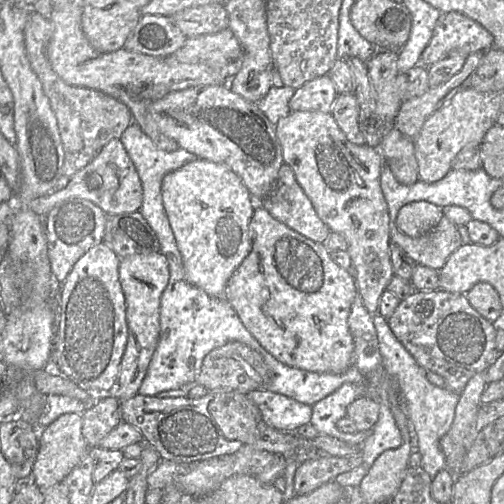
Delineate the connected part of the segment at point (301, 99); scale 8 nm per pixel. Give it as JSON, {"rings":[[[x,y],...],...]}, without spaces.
{"rings":[[[328,74],[306,82],[296,89],[289,101],[292,111],[320,111],[330,113],[338,96],[335,85]]]}

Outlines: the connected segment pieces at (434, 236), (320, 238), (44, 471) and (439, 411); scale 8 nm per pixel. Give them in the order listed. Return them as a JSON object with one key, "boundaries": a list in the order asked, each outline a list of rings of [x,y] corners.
{"boundaries":[[[[446,216],[424,235],[412,238],[390,224],[391,242],[399,246],[415,264],[441,270],[449,256],[461,245],[462,239],[458,227]]],[[[282,164],[275,187],[264,199],[259,201],[258,205],[266,209],[274,219],[316,243],[322,244],[331,232],[318,217],[311,201],[298,184],[294,172],[288,164]]],[[[66,413],[58,417],[45,429],[39,430],[39,449],[32,474],[35,484],[43,492],[59,484],[85,457],[88,446],[82,435],[82,414]]],[[[374,314],[373,322],[377,332],[381,364],[386,374],[398,383],[398,389],[404,400],[405,415],[416,432],[416,451],[421,454],[421,468],[433,479],[438,472],[446,468],[445,456],[439,443],[452,425],[460,394],[440,388],[427,379],[427,370],[416,362],[395,337],[387,319]]]]}

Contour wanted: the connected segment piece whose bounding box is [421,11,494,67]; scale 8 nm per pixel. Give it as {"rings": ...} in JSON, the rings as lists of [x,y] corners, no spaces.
{"rings":[[[456,11],[442,13],[422,53],[421,64],[429,67],[450,53],[485,52],[494,47],[493,41],[486,28],[465,14]]]}

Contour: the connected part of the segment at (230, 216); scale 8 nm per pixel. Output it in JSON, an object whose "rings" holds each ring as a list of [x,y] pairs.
{"rings":[[[202,158],[166,174],[162,179],[161,195],[186,280],[212,297],[224,298],[230,277],[250,252],[249,221],[255,209],[254,198],[228,166]]]}

